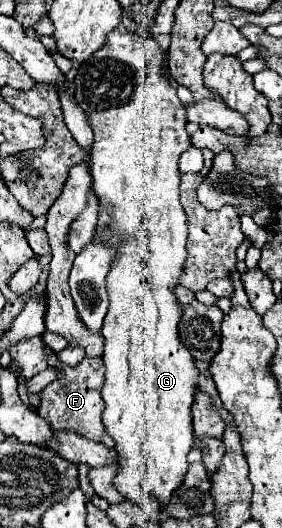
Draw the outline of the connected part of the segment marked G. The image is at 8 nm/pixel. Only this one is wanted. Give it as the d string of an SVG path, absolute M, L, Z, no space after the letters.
M112 30L106 38L106 44L92 54L92 58L88 58L88 62L84 62L78 70L76 76L76 102L78 106L84 110L88 124L92 126L94 132L94 146L90 152L92 158L92 186L94 192L100 200L102 208L110 208L114 214L114 220L108 224L112 230L118 230L120 234L126 236L126 242L122 246L118 246L118 260L114 262L112 270L108 272L106 278L106 286L108 286L108 296L110 296L110 308L108 314L104 318L104 326L102 326L102 336L106 338L104 342L104 386L102 386L102 400L104 400L104 412L102 412L102 424L106 428L106 432L112 436L112 440L116 442L116 454L118 454L118 474L114 478L114 486L116 490L130 502L142 502L144 498L156 498L160 502L160 506L164 508L170 498L172 492L184 482L186 470L188 470L188 462L186 456L192 448L192 402L194 402L194 390L196 390L196 382L198 382L198 370L194 366L194 358L188 354L188 350L180 344L178 338L178 320L180 320L180 302L176 302L176 296L172 294L172 288L178 284L178 278L182 274L182 266L186 262L186 214L184 208L180 204L180 196L178 196L178 186L180 186L180 170L178 170L178 158L180 154L190 146L190 134L186 132L186 118L184 118L184 106L180 102L180 98L176 96L176 88L164 80L162 76L162 58L164 58L164 50L158 46L156 38L148 38L148 36L140 36L140 34L122 34L118 30Z

